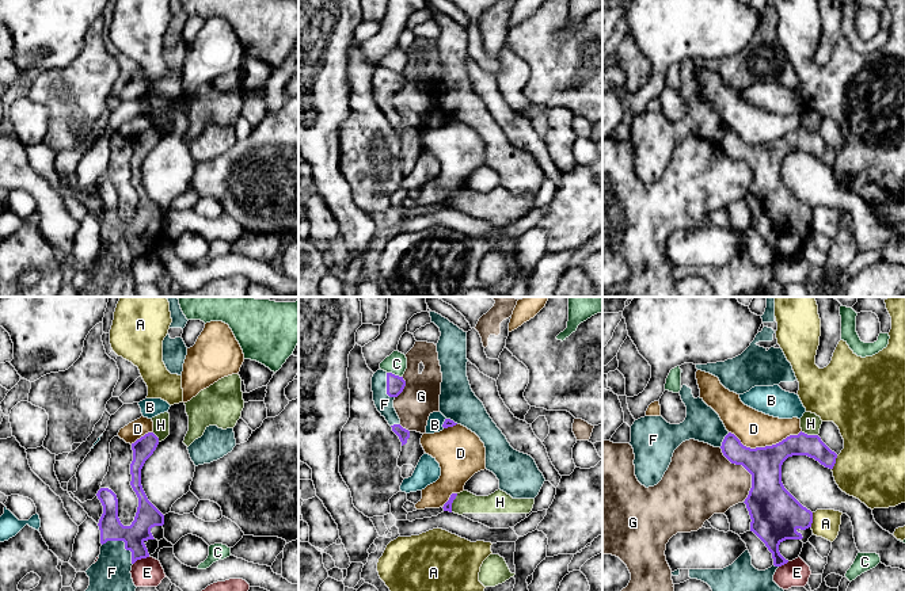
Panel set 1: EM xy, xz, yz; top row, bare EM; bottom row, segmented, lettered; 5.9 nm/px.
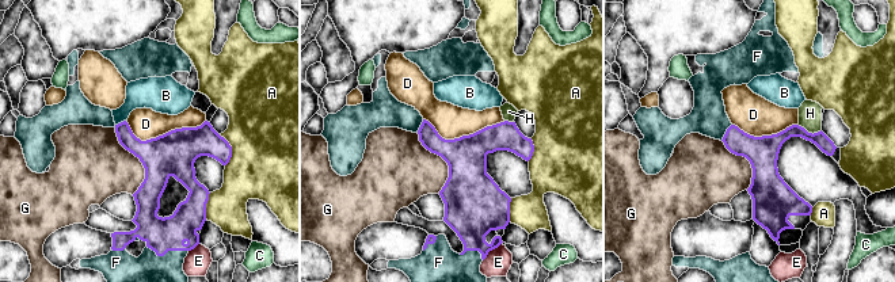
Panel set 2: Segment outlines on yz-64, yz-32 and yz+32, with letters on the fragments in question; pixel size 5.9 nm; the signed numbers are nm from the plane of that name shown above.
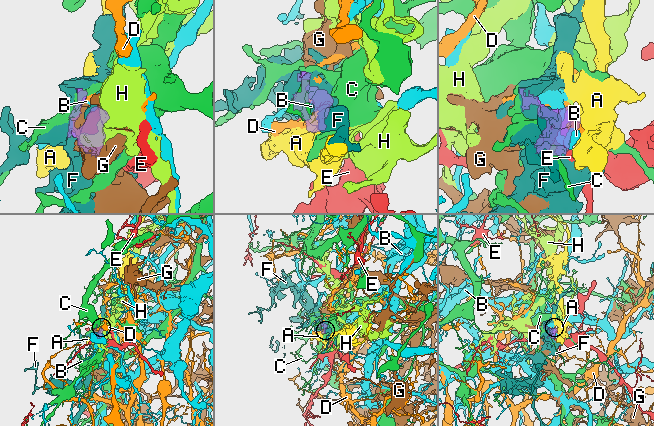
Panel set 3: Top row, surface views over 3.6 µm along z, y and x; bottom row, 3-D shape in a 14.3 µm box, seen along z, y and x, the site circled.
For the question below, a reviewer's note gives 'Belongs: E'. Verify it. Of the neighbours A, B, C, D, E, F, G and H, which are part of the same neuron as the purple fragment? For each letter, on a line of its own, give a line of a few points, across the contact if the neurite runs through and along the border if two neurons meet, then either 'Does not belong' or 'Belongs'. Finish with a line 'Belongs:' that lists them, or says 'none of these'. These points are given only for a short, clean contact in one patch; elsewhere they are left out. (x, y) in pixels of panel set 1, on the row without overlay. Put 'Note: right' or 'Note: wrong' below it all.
A: Does not belong
B: Does not belong
C: Line: xz (387, 68), (400, 73). Does not belong
D: Does not belong
E: Line: xy (149, 252), (141, 254), (133, 260). Does not belong
F: Belongs
G: Does not belong
H: Line: xz (457, 190), (451, 208). Does not belong
Belongs: F
Note: wrong

